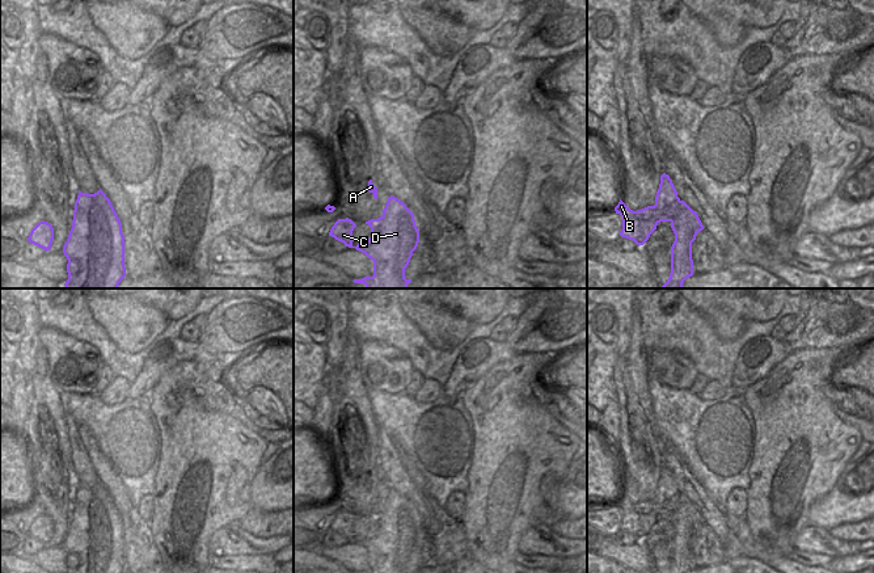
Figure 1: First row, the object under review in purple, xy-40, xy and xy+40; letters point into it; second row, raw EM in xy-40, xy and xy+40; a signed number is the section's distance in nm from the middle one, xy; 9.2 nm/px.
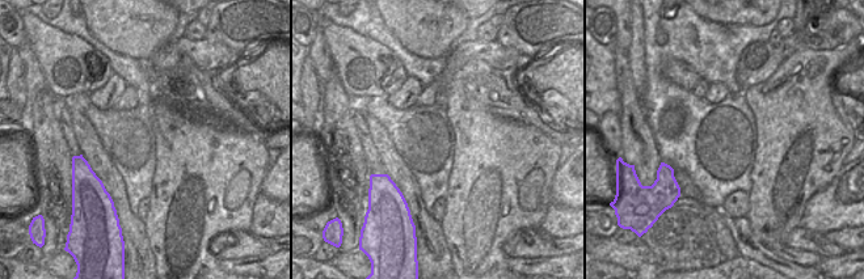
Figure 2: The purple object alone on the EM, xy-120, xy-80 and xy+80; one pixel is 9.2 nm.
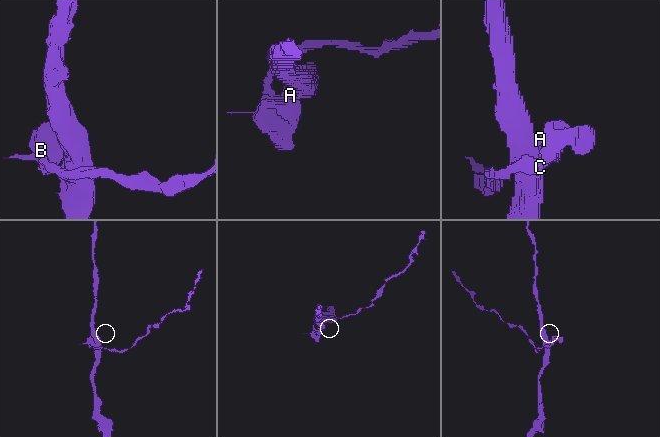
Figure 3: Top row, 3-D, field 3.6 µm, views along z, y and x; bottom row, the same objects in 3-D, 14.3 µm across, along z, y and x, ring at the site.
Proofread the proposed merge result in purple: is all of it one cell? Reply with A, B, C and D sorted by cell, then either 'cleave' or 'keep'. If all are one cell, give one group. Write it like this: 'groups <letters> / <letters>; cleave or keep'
groups A B C / D; cleave

